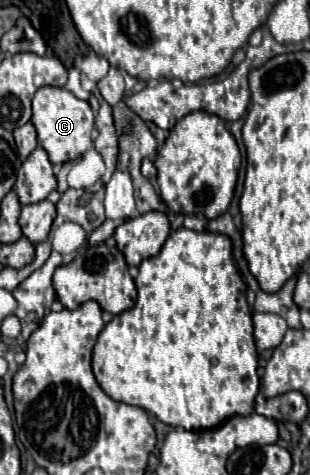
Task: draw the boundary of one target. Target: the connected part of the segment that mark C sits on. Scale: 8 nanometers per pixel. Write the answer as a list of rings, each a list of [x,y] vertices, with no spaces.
[[[39,87],[33,97],[33,117],[31,123],[37,129],[39,145],[49,153],[49,159],[53,165],[73,161],[85,151],[93,147],[91,131],[93,131],[93,111],[87,101],[77,99],[71,91],[65,87]]]

